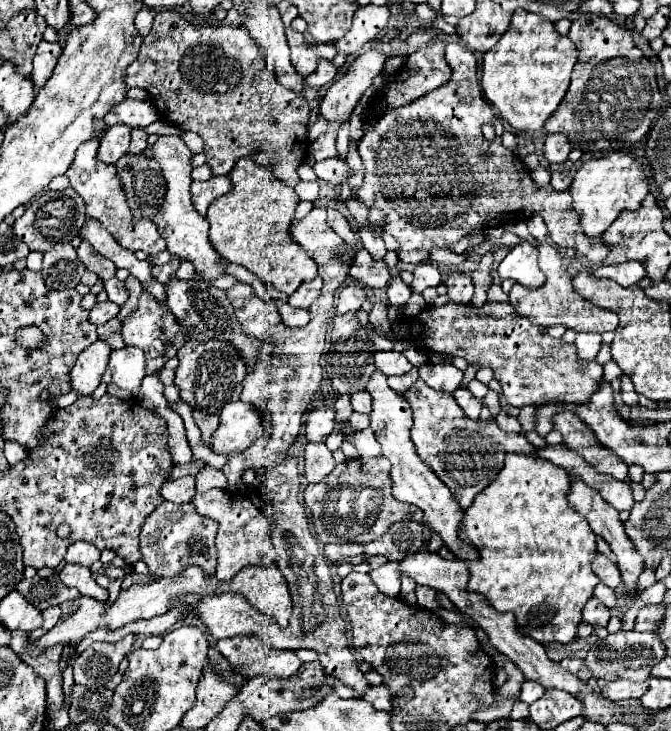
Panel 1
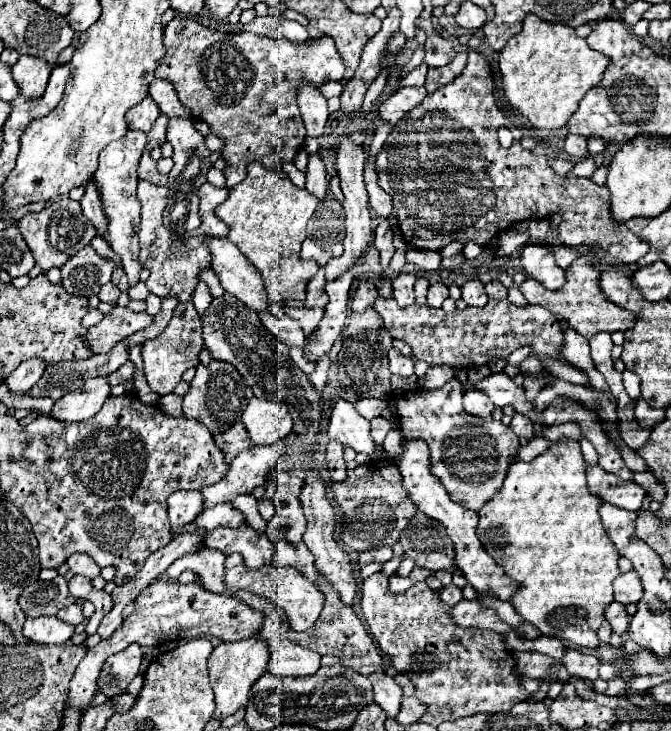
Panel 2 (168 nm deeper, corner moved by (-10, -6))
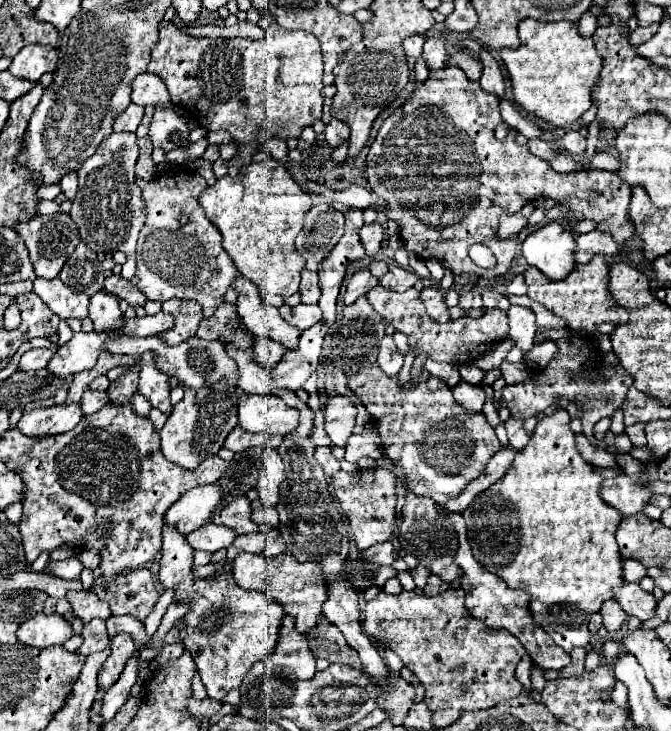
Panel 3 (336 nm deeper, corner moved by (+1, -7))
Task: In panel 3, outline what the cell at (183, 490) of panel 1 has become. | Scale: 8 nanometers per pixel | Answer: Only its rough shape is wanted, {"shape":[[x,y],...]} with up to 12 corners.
{"shape":[[162,528],[160,582],[194,608],[180,638],[222,702],[276,644],[282,608],[232,574],[194,580]]}

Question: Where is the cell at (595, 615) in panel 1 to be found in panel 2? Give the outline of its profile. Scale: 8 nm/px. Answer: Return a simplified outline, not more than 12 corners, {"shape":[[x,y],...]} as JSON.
{"shape":[[613,601],[605,619],[611,623],[613,633],[627,631],[629,615],[623,603]]}

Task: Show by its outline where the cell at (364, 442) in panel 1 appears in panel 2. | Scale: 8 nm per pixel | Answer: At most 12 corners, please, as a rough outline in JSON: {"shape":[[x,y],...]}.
{"shape":[[343,399],[333,407],[329,439],[375,453],[369,421]]}

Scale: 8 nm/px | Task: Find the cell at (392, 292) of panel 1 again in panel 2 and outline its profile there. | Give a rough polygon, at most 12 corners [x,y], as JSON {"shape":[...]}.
{"shape":[[397,273],[393,299],[407,307],[415,303],[413,273]]}

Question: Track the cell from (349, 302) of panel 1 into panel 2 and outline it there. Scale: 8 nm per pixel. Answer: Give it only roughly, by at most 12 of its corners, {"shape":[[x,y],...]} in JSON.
{"shape":[[371,281],[359,283],[351,309],[363,313],[373,305],[377,287]]}

